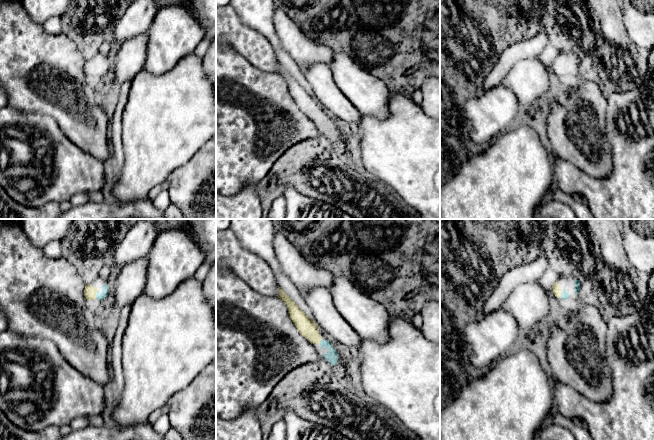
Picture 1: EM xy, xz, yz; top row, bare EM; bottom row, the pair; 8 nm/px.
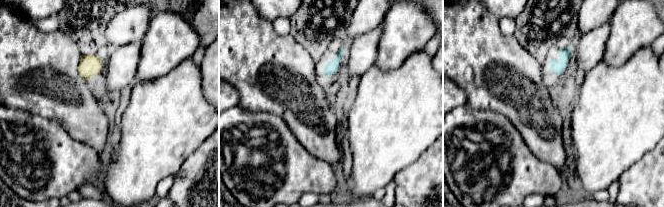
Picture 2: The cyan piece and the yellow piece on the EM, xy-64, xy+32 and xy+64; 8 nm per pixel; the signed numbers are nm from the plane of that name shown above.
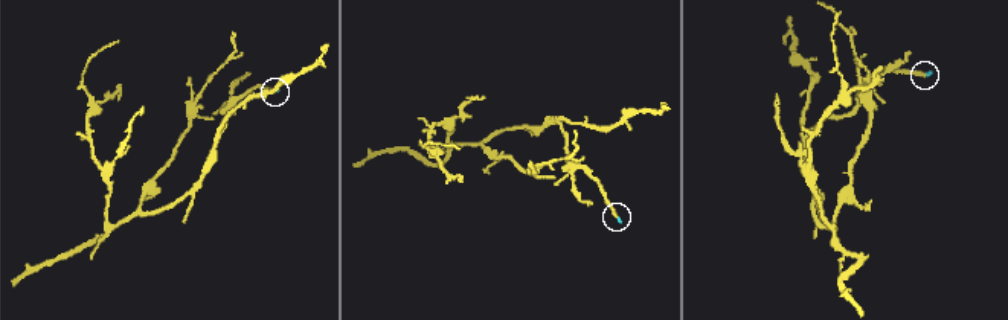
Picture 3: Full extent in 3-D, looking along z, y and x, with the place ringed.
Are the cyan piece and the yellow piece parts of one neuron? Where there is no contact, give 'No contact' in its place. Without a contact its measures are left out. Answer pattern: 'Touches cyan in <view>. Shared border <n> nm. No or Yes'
Touches cyan in xy. Shared border 30 nm. Yes

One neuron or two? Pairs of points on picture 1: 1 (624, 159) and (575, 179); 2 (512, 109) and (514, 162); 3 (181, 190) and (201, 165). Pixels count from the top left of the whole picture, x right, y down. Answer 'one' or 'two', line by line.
1: one
2: two
3: one

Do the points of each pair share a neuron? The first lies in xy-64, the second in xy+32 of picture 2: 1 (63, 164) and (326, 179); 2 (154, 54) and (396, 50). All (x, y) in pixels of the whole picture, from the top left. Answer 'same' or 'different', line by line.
1: same
2: same

